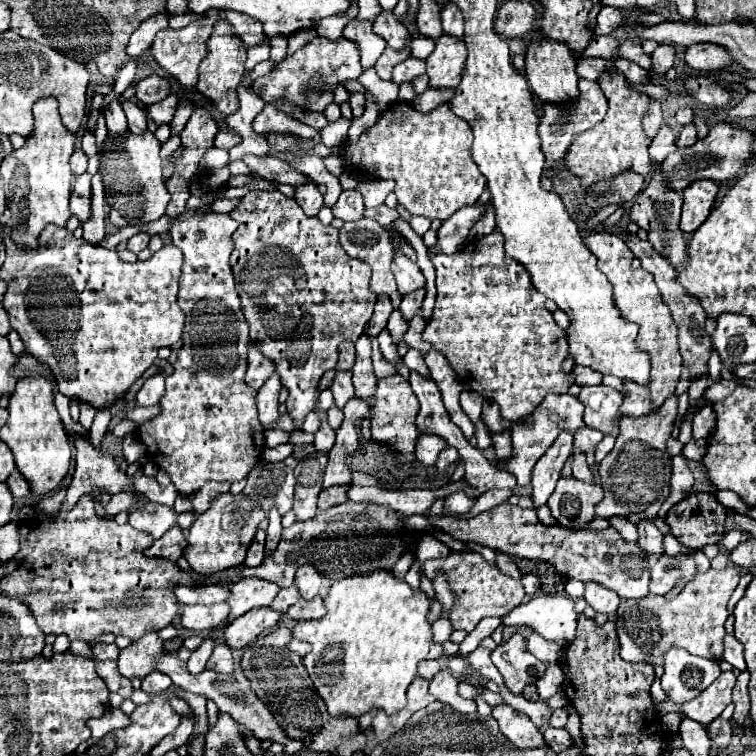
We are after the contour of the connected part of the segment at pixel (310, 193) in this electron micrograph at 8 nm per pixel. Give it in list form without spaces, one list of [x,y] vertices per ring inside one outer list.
[[[307,178],[305,184],[295,186],[295,202],[307,216],[315,216],[319,212],[319,208],[323,206],[323,196],[311,178]]]

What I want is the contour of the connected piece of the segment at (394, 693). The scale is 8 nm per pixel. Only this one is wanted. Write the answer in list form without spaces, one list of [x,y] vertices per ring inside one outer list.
[[[375,570],[371,574],[353,574],[343,580],[333,580],[323,602],[327,614],[313,622],[297,622],[293,638],[307,640],[313,646],[307,658],[303,658],[303,664],[319,696],[325,700],[329,714],[349,714],[357,718],[373,708],[383,708],[387,714],[401,710],[407,702],[407,686],[417,676],[417,662],[443,656],[443,646],[433,642],[431,622],[427,620],[433,600],[423,590],[413,590],[391,570]]]

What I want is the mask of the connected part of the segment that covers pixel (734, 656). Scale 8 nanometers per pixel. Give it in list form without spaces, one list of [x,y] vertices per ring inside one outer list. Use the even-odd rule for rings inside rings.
[[[727,634],[725,636],[725,652],[723,652],[723,660],[727,660],[729,664],[733,664],[733,668],[737,670],[745,670],[745,660],[743,660],[743,646],[735,640],[735,636]]]

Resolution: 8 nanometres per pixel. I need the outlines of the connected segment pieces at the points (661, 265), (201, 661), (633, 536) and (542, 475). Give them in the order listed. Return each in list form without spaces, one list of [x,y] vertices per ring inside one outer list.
[[[623,234],[625,236],[625,244],[629,246],[629,250],[635,254],[635,258],[641,260],[641,266],[645,270],[649,270],[653,276],[655,276],[655,284],[663,296],[663,302],[669,306],[671,314],[673,314],[673,320],[679,328],[679,350],[681,350],[681,356],[683,356],[683,362],[687,366],[691,366],[691,378],[697,378],[701,374],[707,372],[707,360],[709,360],[709,354],[711,354],[711,338],[705,334],[705,310],[699,302],[699,298],[691,298],[689,294],[685,294],[681,282],[677,280],[677,272],[673,270],[673,266],[669,266],[669,262],[665,262],[663,256],[659,256],[647,240],[639,240],[635,234]]]
[[[203,638],[201,646],[195,648],[193,654],[191,654],[191,658],[187,660],[187,668],[189,668],[193,674],[205,670],[205,664],[207,664],[213,648],[215,648],[215,640],[213,640],[213,638]]]
[[[613,516],[609,518],[609,524],[621,532],[621,536],[627,540],[627,542],[637,542],[637,526],[633,522],[629,522],[627,518],[621,518],[621,516]]]
[[[561,434],[561,438],[557,438],[557,442],[553,442],[553,446],[535,464],[533,478],[531,478],[531,486],[533,486],[531,500],[535,508],[547,504],[547,498],[555,490],[561,468],[571,452],[573,452],[573,436]]]

